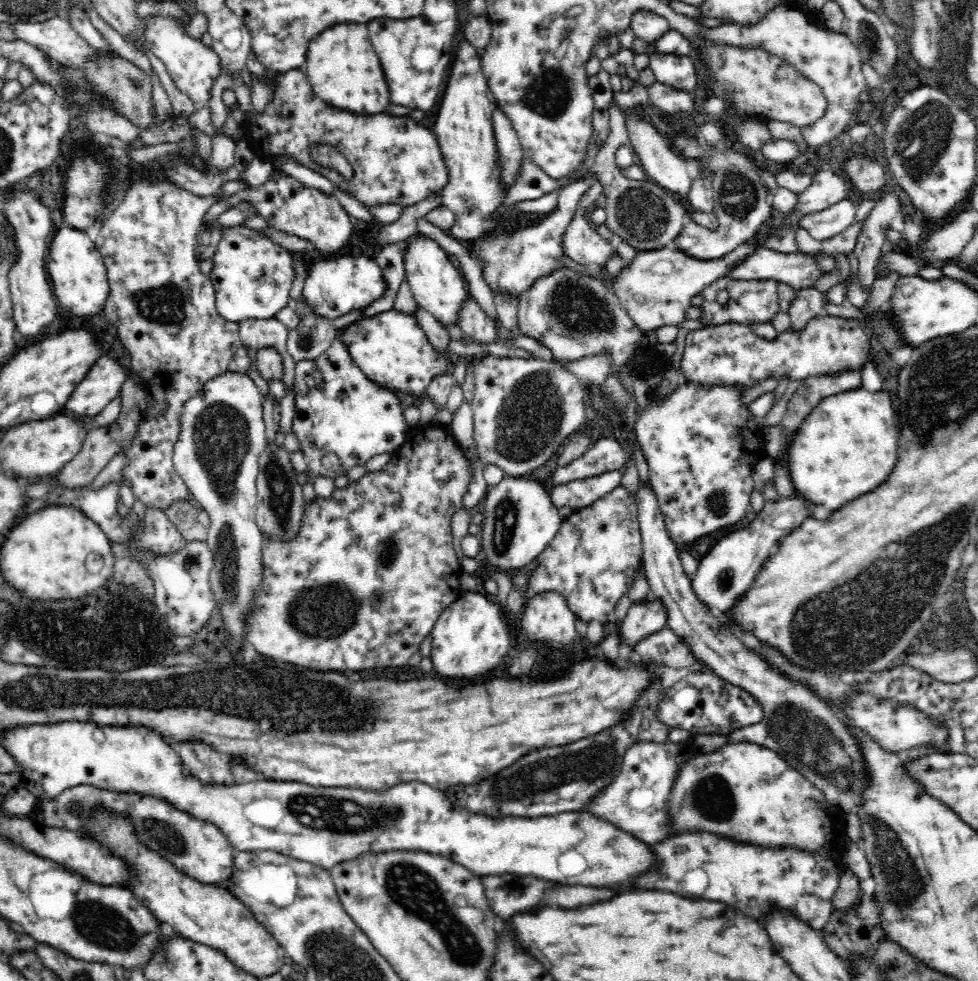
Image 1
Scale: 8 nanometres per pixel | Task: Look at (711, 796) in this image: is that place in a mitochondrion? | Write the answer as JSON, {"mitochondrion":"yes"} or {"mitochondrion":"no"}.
{"mitochondrion":"yes"}

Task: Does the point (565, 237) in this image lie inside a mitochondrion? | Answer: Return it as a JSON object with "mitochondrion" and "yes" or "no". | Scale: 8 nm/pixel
{"mitochondrion":"no"}

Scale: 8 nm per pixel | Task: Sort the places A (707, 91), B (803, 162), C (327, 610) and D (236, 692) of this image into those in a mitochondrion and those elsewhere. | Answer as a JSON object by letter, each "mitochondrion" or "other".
{"A":"other","B":"other","C":"mitochondrion","D":"mitochondrion"}

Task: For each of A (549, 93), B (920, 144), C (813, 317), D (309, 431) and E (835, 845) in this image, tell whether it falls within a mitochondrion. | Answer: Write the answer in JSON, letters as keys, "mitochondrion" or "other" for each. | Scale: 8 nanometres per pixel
{"A":"mitochondrion","B":"mitochondrion","C":"other","D":"other","E":"other"}

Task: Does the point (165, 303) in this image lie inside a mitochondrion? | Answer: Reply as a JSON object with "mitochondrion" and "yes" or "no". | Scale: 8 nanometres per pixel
{"mitochondrion":"yes"}

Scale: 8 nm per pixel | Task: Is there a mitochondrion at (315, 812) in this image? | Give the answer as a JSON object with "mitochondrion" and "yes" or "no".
{"mitochondrion":"yes"}

